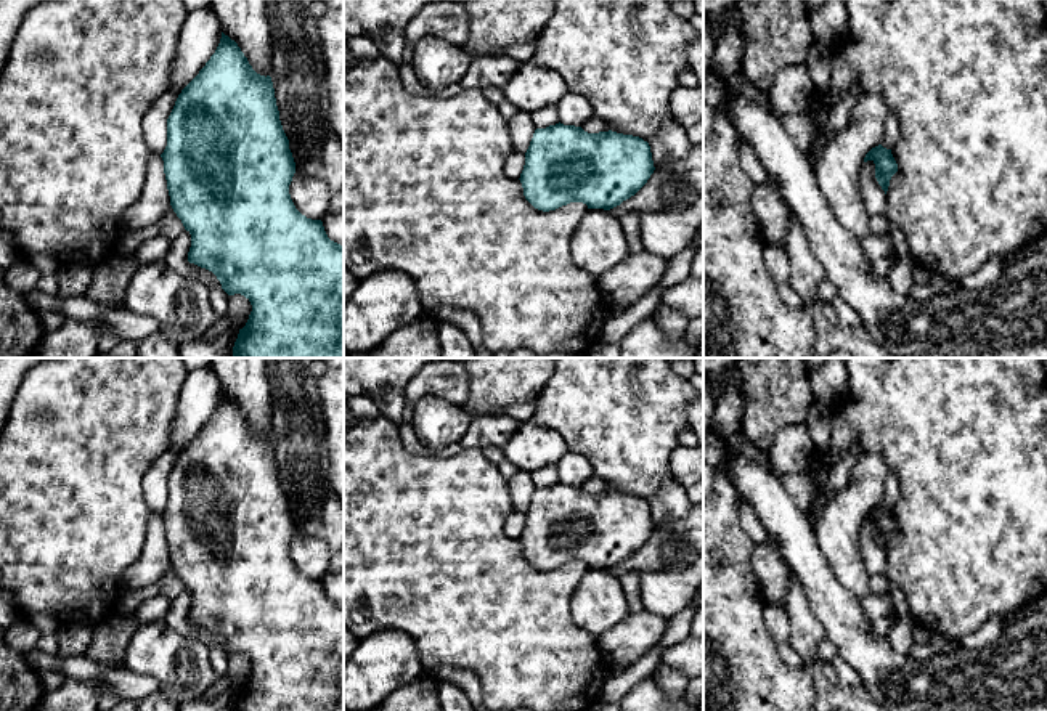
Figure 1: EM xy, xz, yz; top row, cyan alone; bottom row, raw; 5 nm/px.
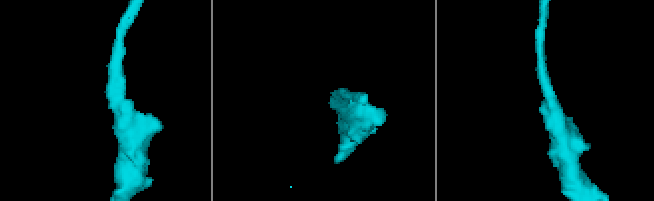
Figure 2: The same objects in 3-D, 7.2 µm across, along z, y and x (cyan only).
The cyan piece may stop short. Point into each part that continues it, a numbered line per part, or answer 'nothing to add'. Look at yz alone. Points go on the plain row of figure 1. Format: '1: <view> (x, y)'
nothing to add

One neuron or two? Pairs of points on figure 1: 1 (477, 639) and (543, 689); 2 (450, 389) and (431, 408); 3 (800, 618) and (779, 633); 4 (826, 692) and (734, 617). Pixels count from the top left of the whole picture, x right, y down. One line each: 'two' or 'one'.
1: one
2: two
3: two
4: two

